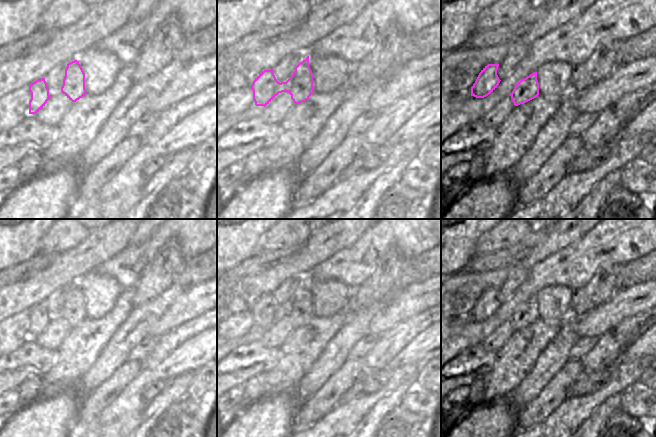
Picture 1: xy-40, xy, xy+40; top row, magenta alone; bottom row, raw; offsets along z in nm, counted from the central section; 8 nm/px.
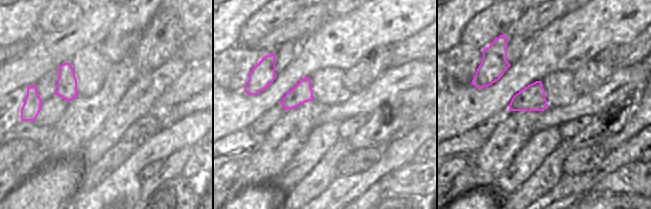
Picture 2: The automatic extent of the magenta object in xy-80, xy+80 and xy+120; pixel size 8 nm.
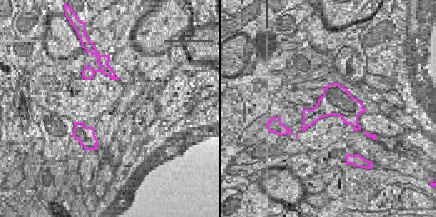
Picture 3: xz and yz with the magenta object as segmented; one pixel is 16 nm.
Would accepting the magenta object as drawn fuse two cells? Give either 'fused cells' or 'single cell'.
fused cells

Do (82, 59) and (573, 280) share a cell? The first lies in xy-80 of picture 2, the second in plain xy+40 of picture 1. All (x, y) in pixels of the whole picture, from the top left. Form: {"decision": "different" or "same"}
{"decision": "different"}

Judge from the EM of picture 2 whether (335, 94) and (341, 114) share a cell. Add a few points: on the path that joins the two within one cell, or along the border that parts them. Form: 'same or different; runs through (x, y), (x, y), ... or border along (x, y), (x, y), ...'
different; border along (347, 95), (341, 102), (327, 107)

